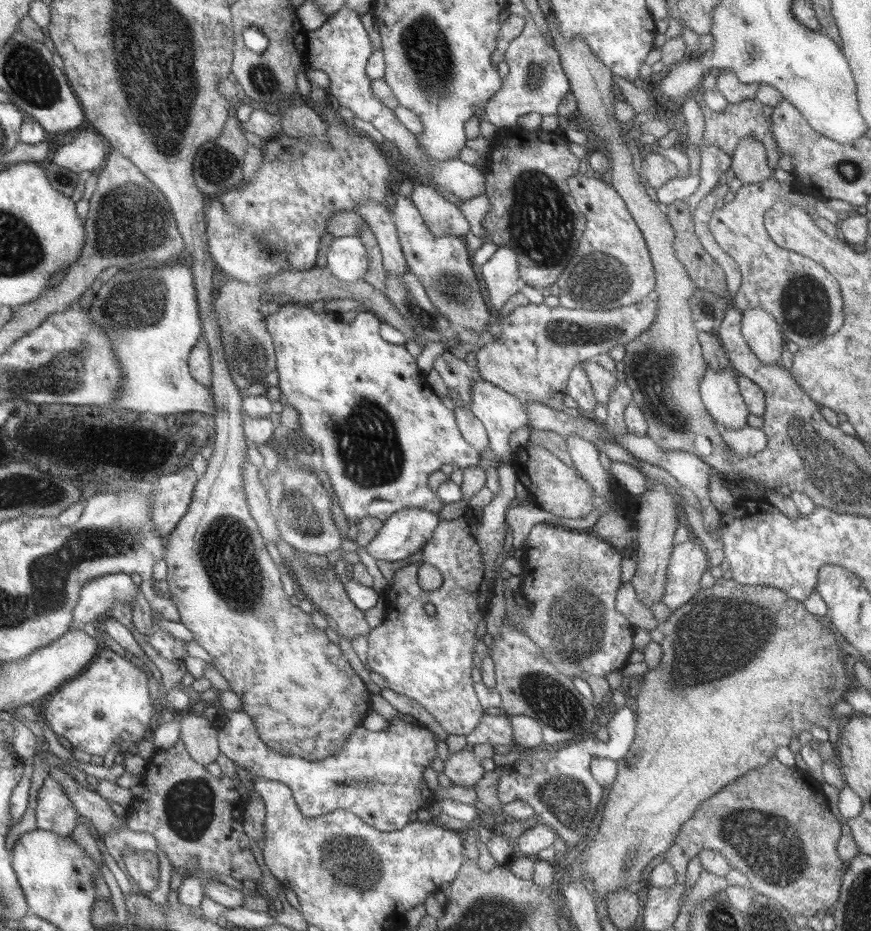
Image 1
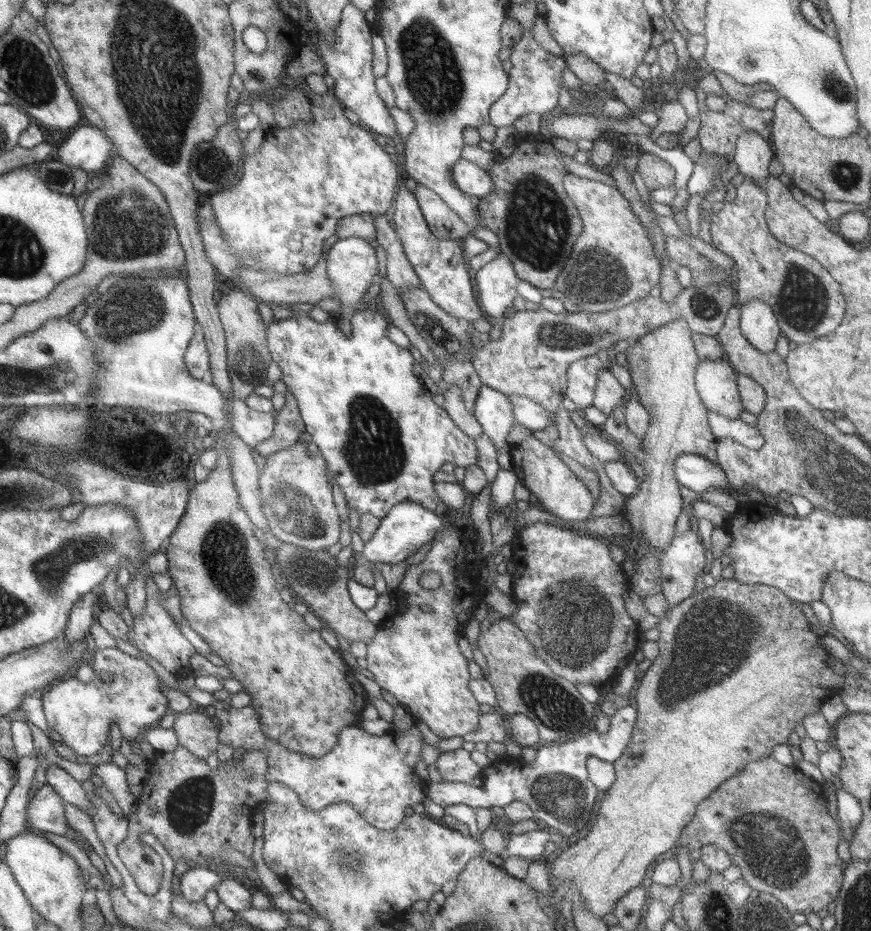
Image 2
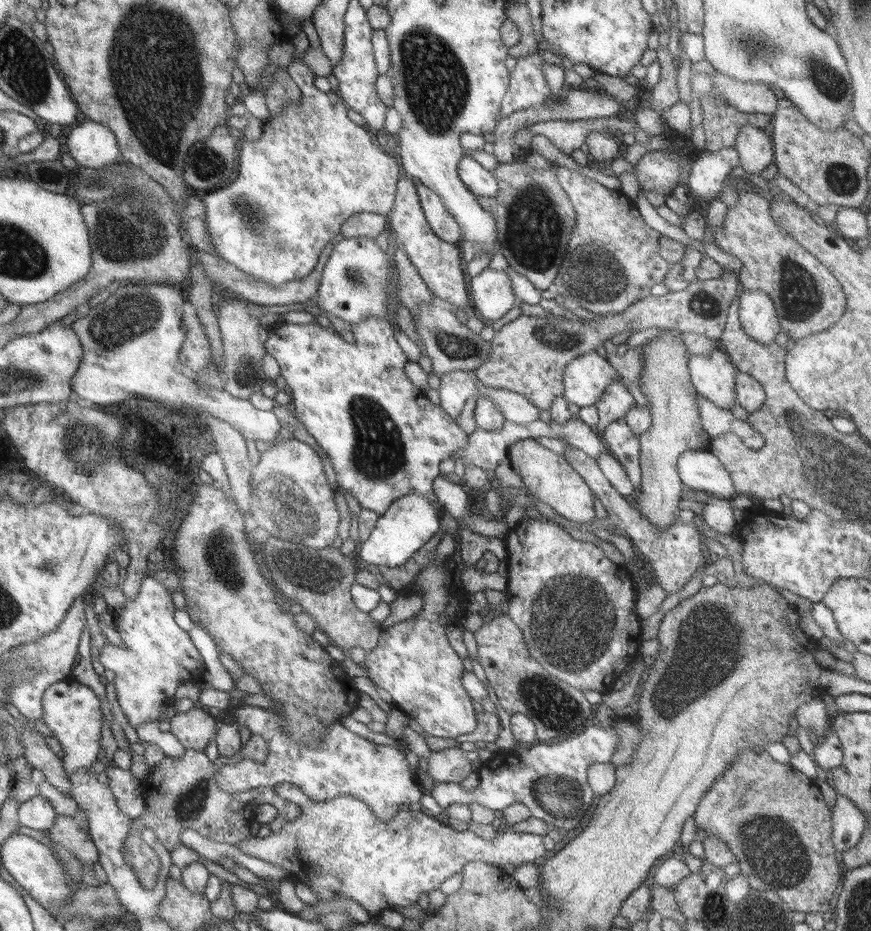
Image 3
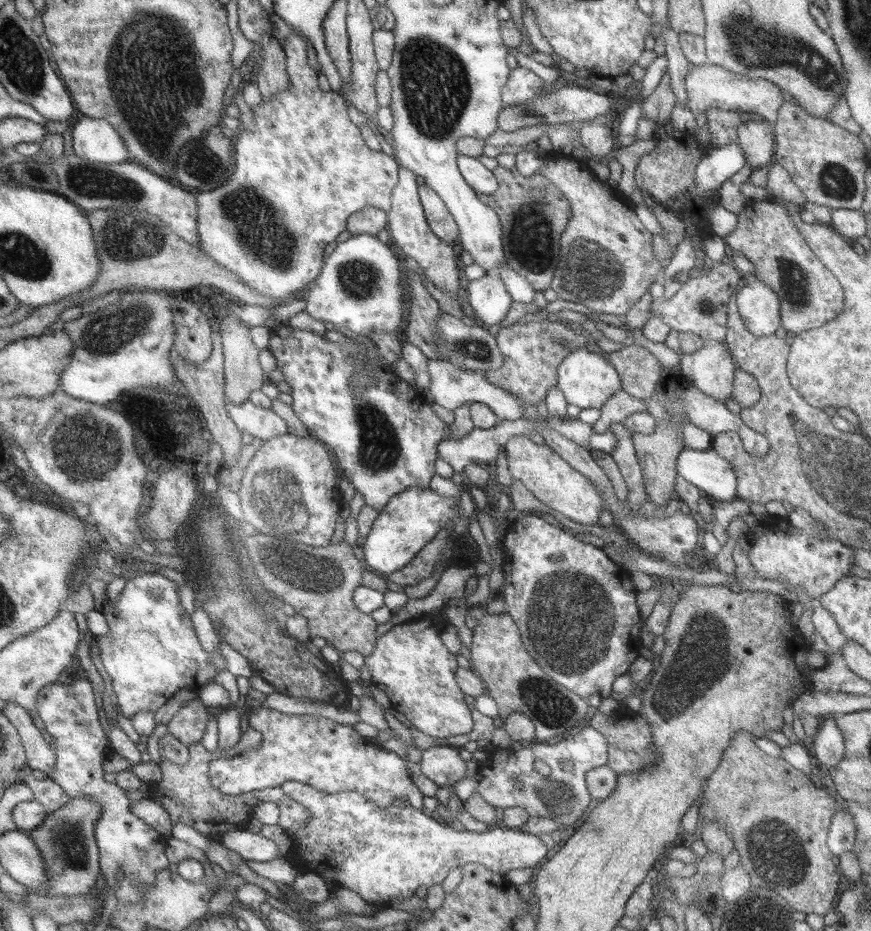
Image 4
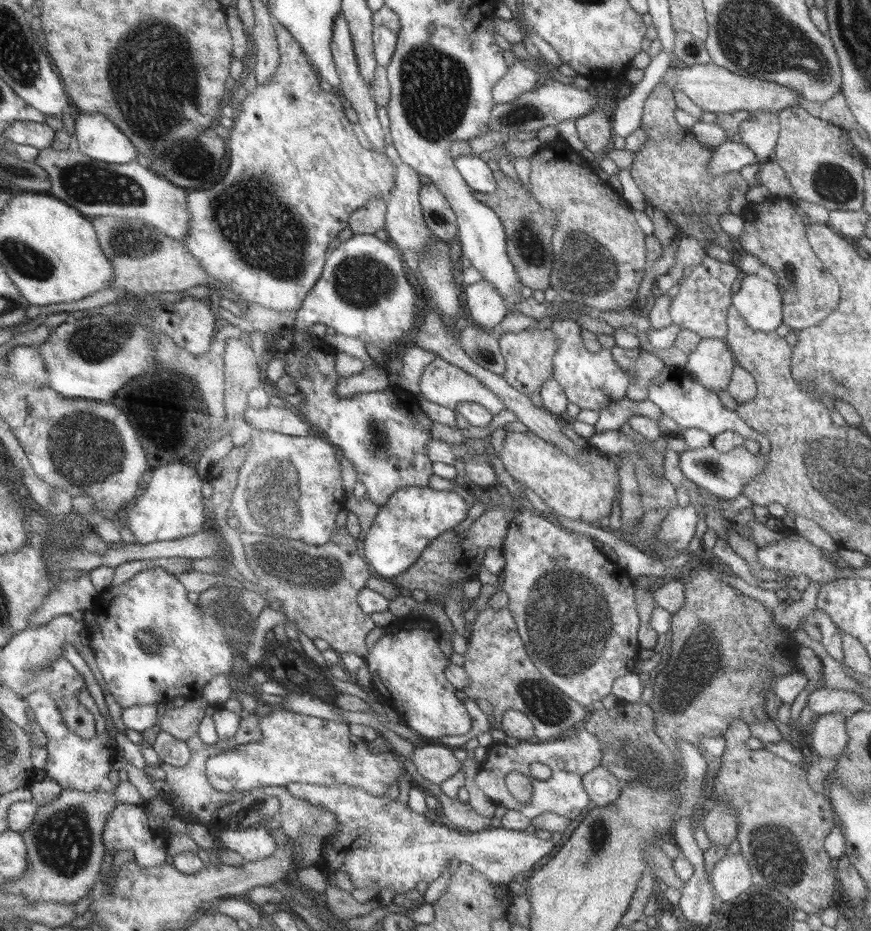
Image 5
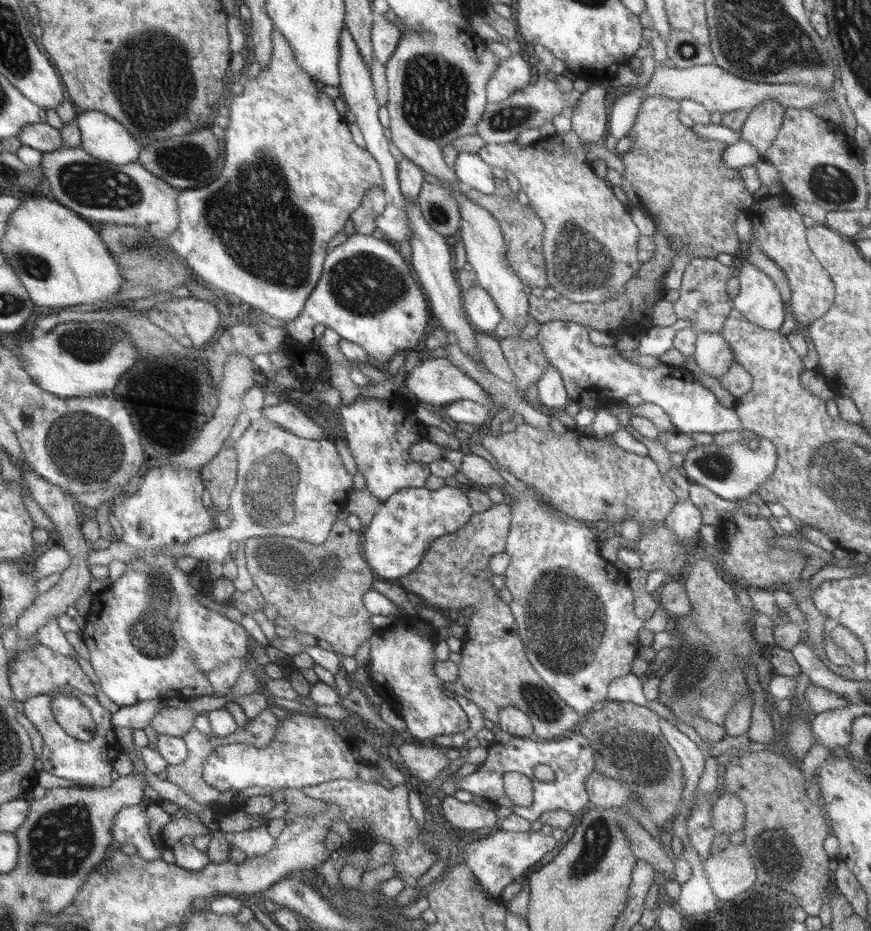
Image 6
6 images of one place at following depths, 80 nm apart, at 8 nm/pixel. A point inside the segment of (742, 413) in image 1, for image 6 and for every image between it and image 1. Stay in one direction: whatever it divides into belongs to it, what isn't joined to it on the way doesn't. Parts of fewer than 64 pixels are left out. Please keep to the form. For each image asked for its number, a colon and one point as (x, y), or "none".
2: (715, 380)
3: (713, 375)
4: (711, 368)
5: (711, 363)
6: (713, 355)

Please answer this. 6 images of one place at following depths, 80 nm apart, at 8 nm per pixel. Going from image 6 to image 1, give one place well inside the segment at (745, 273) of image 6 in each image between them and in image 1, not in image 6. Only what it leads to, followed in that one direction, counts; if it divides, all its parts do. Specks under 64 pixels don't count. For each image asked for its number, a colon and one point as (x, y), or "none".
1: (762, 333)
2: (758, 323)
3: (757, 313)
4: (758, 305)
5: (759, 301)

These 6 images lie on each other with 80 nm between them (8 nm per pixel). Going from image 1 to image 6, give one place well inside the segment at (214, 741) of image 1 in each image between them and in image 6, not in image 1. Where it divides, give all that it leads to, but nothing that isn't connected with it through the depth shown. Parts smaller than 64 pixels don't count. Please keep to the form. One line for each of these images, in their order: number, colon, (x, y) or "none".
2: (195, 730)
3: (195, 728)
4: (188, 724)
5: (182, 722)
6: (173, 721)

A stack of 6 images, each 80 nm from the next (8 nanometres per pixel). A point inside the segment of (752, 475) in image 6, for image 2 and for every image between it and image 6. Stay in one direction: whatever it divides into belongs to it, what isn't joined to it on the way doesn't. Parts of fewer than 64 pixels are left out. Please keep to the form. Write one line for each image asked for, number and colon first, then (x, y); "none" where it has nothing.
2: (692, 471)
3: (701, 471)
4: (715, 477)
5: (722, 475)

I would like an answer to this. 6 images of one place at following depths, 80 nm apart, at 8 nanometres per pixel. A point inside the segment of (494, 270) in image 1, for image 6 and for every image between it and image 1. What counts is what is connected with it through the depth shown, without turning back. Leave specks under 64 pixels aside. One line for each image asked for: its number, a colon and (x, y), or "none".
2: (497, 281)
3: (492, 292)
4: (490, 300)
5: (487, 306)
6: (483, 313)

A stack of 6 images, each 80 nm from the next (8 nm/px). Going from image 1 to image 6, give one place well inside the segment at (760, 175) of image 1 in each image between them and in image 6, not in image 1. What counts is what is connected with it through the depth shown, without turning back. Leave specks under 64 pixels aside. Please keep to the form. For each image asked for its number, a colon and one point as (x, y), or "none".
2: (754, 154)
3: (754, 146)
4: (756, 139)
5: (760, 132)
6: (761, 128)

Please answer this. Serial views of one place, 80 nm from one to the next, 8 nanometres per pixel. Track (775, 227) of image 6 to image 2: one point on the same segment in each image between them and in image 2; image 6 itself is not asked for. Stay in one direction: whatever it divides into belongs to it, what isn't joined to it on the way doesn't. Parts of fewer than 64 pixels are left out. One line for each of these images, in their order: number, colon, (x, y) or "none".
2: (808, 302)
3: (808, 298)
4: (809, 295)
5: (809, 293)

